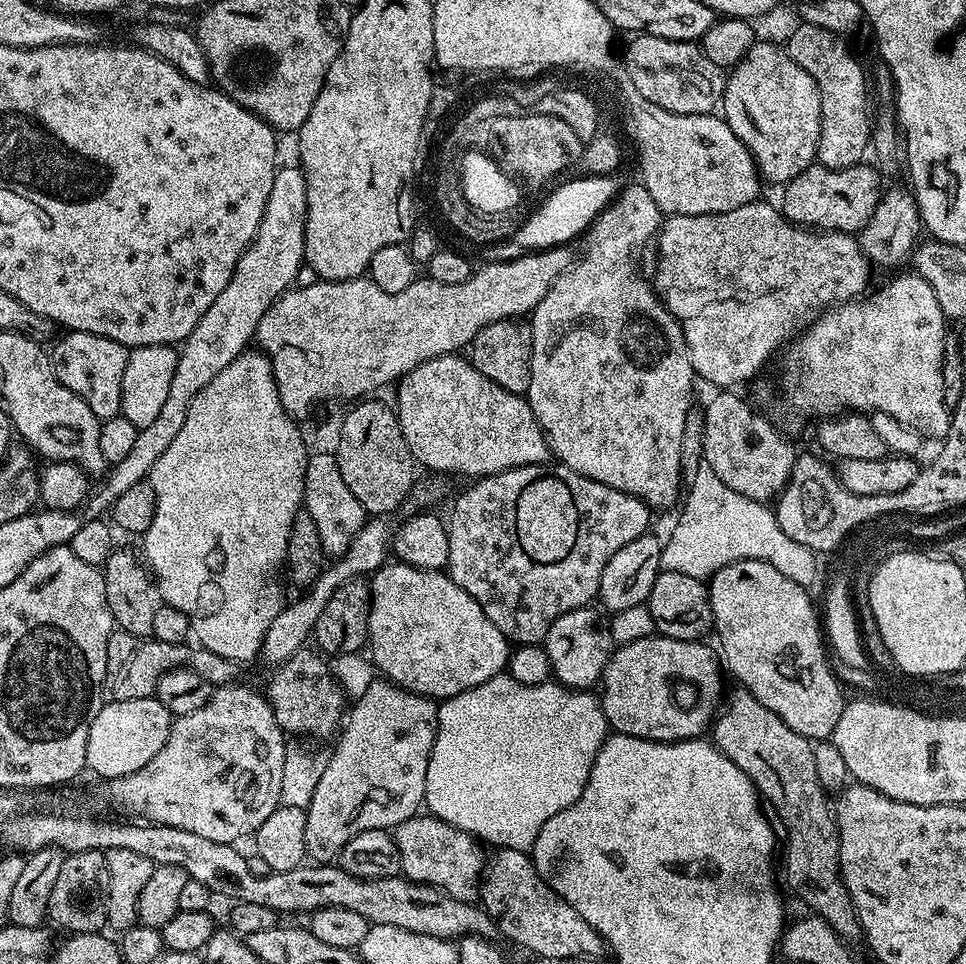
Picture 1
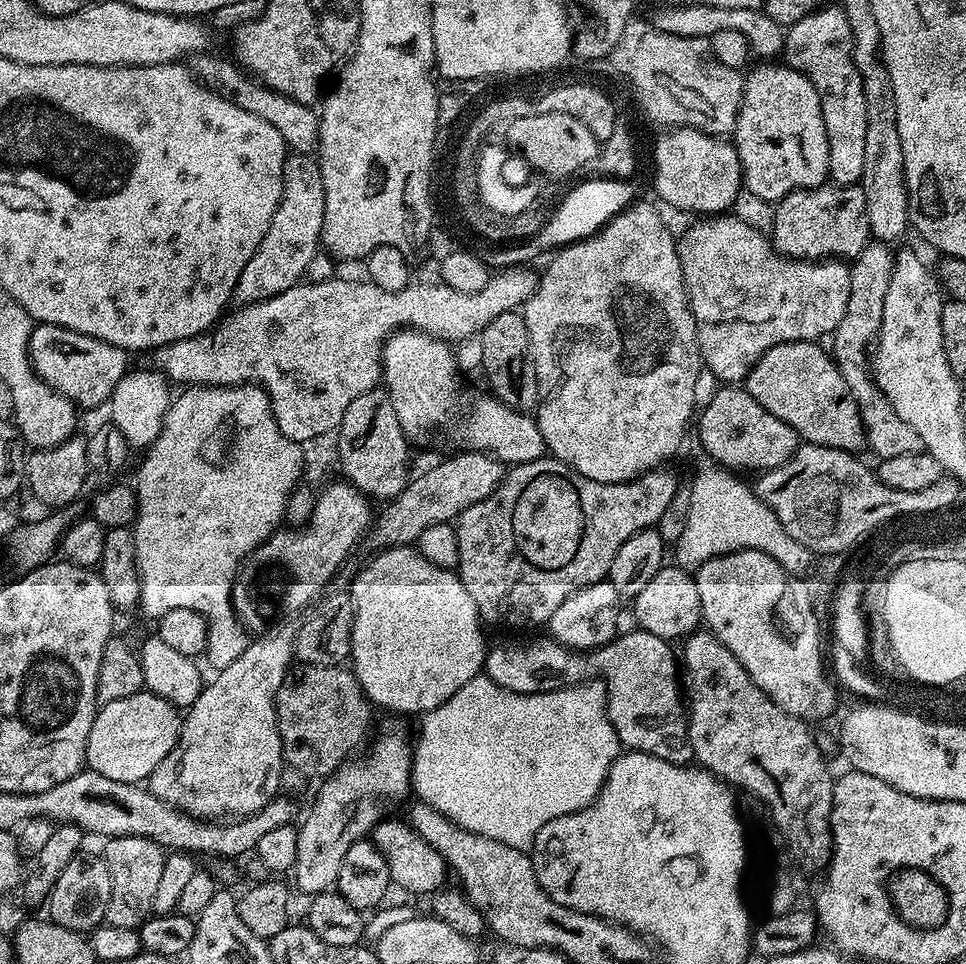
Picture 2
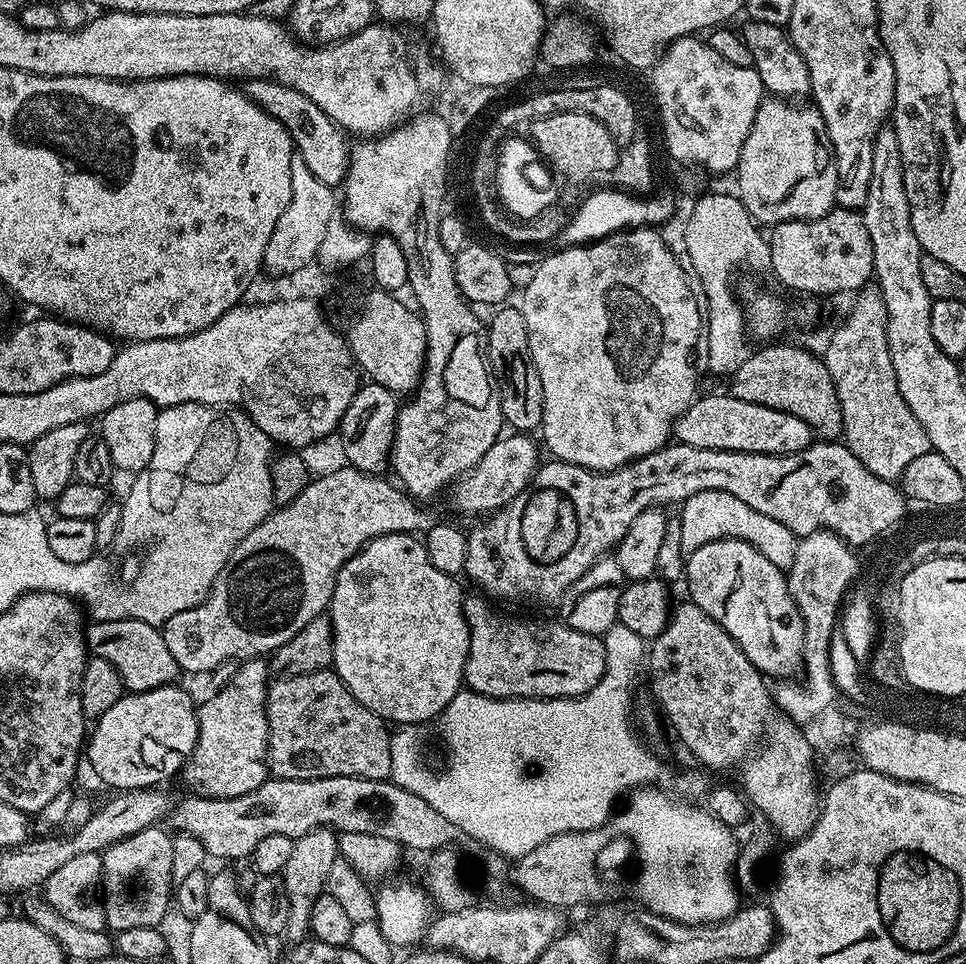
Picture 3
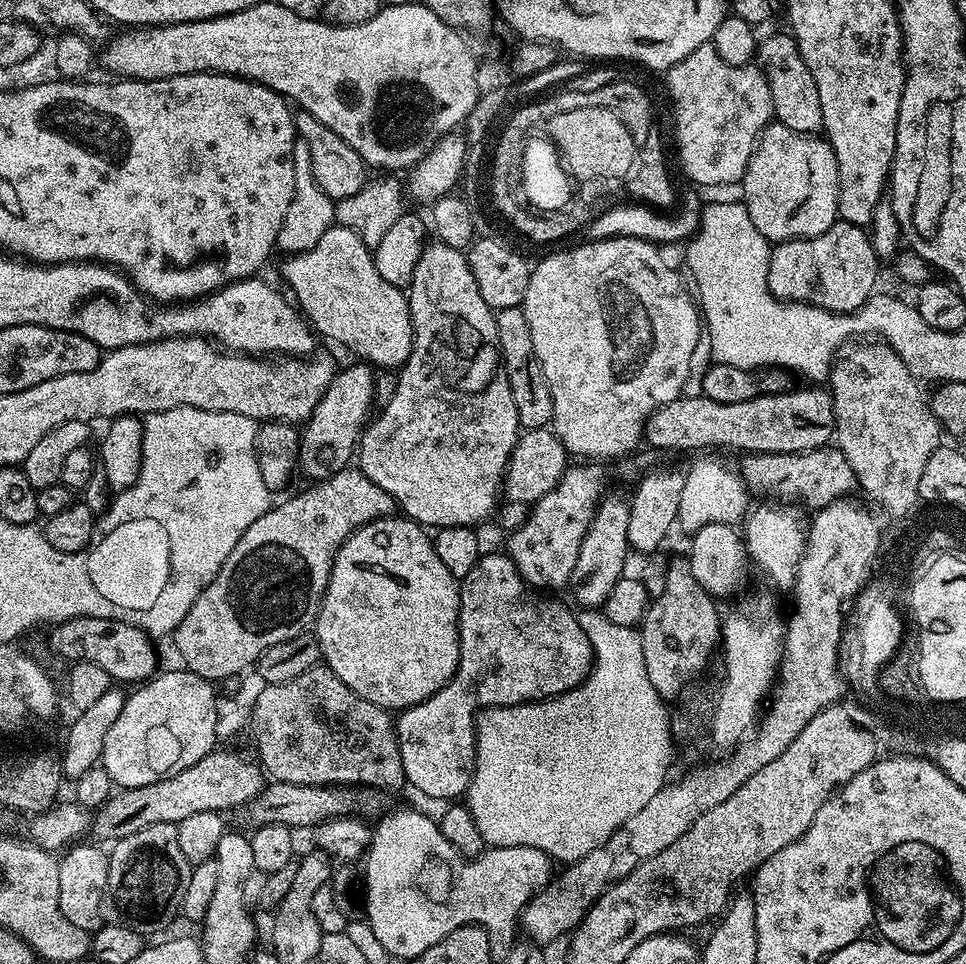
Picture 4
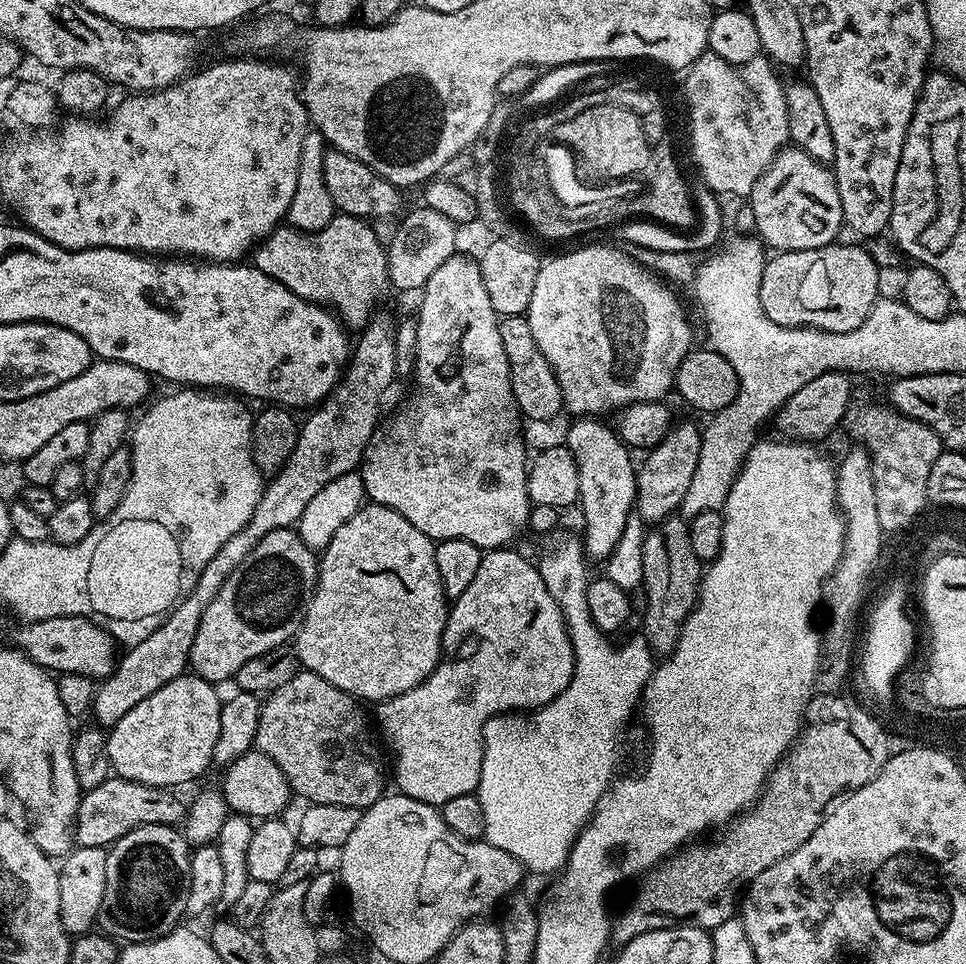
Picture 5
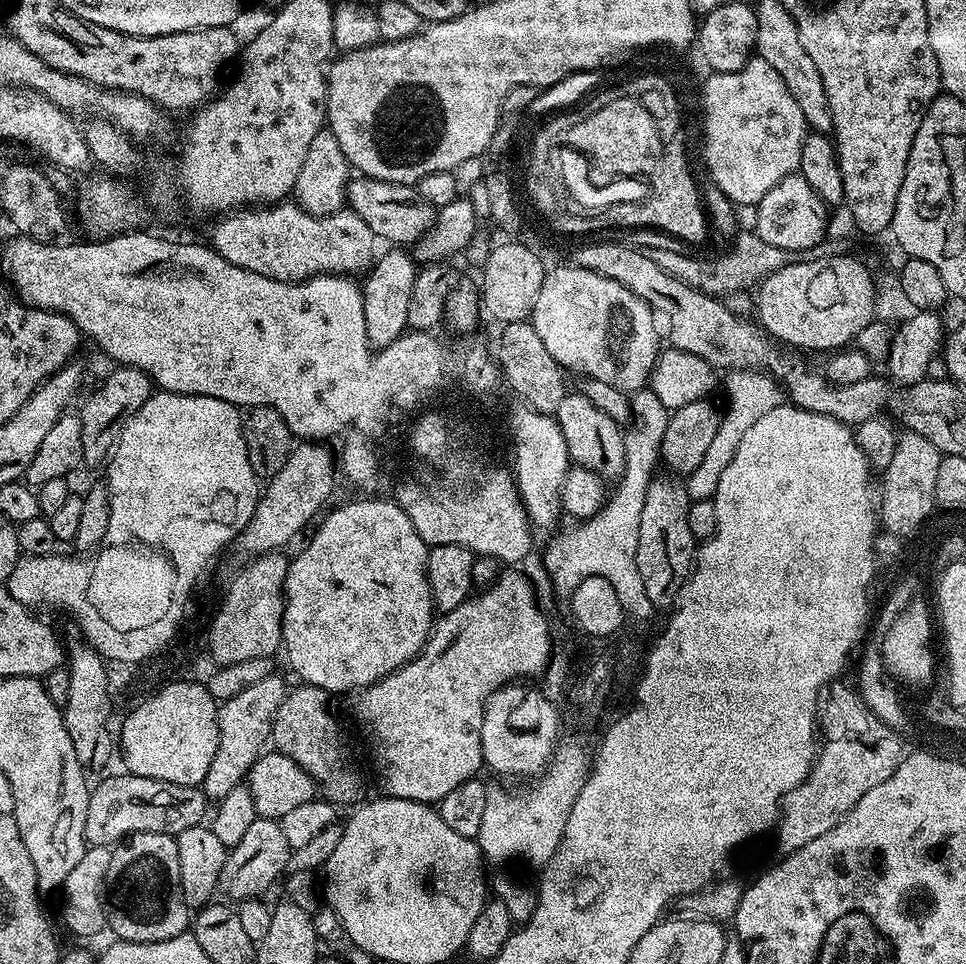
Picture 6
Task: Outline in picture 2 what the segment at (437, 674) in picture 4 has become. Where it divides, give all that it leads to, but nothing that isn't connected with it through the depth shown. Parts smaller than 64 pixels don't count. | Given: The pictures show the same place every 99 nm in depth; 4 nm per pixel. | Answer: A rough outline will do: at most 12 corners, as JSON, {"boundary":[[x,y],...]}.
{"boundary":[[385,548],[352,580],[351,671],[432,712],[481,675],[455,571]]}

